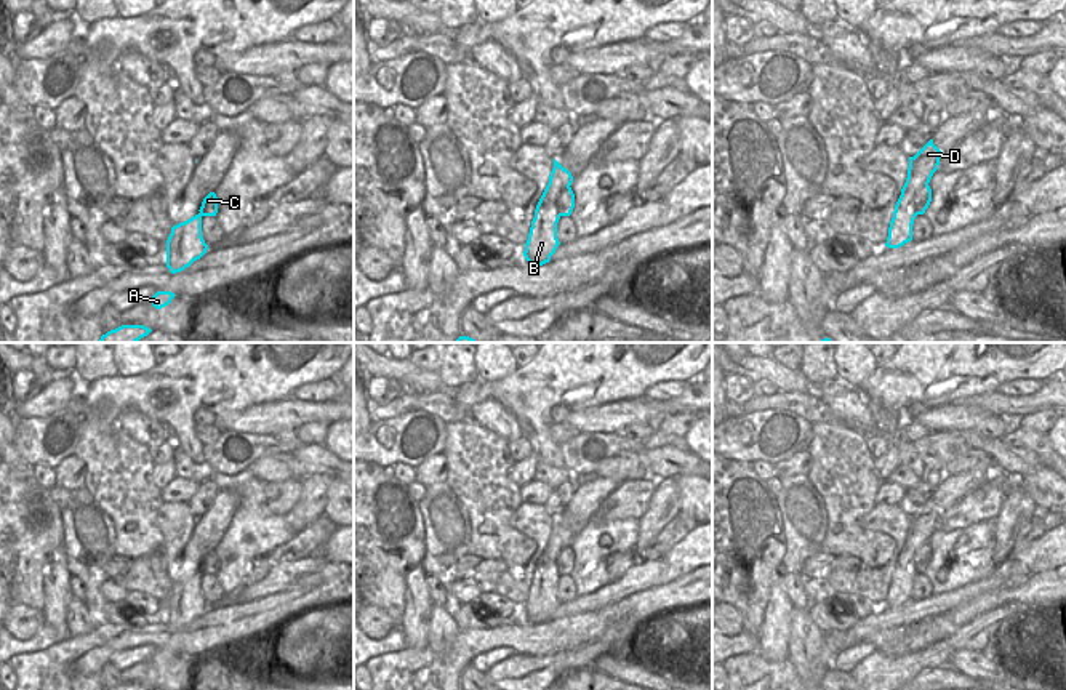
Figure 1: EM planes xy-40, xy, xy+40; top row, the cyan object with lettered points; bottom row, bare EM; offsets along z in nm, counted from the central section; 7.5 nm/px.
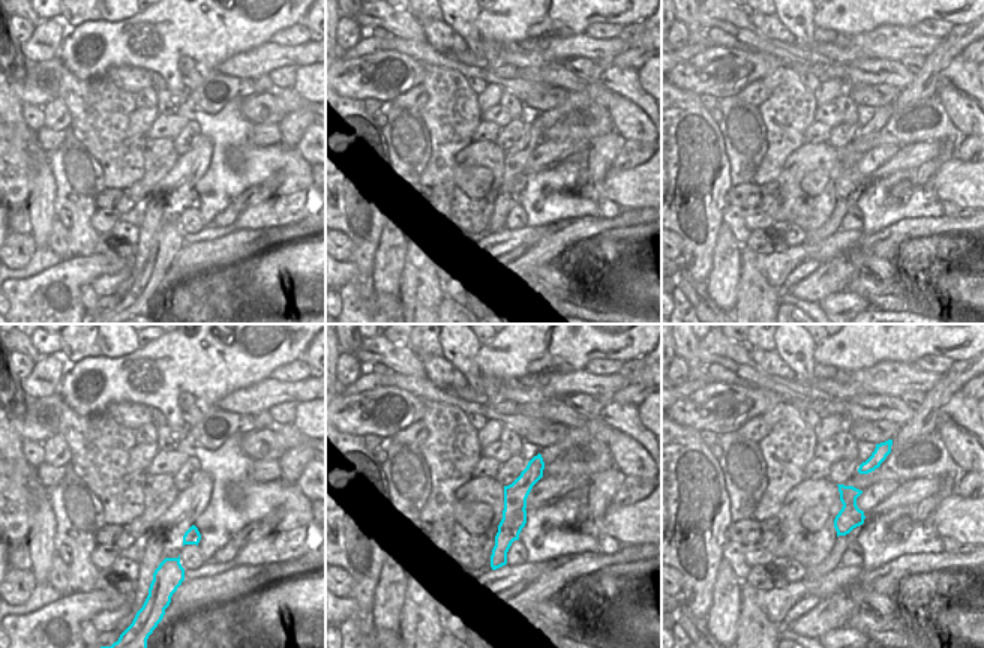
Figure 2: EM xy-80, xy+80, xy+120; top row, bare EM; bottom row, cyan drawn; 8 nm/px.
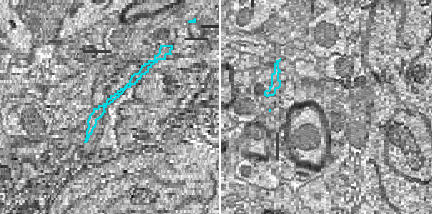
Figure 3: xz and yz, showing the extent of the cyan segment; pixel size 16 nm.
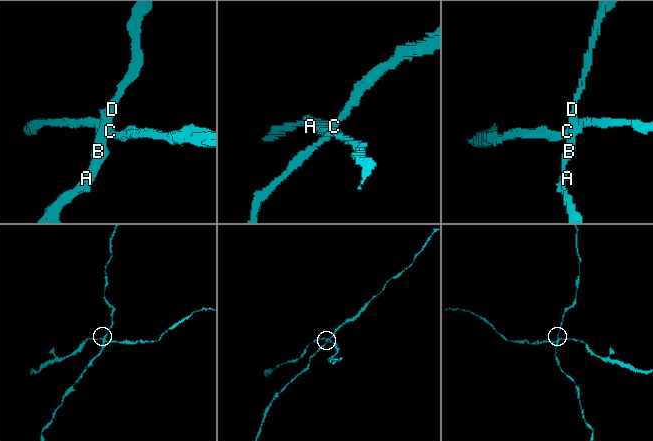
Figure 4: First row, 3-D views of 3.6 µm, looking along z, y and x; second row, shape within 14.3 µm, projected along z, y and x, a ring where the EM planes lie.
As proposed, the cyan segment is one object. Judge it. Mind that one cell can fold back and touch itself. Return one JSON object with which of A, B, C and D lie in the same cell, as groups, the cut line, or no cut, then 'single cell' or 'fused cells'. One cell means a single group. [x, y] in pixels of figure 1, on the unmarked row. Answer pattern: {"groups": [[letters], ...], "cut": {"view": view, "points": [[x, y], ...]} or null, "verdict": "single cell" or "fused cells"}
{"groups": [["A", "B", "D"], ["C"]], "cut": {"view": "xy+40", "points": [[927, 541], [914, 554], [916, 572]]}, "verdict": "fused cells"}

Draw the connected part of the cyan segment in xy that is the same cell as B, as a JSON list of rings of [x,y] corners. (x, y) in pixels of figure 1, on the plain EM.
[[[554,517],[549,541],[536,564],[528,599],[525,602],[523,615],[530,624],[543,624],[549,621],[551,615],[560,604],[557,597],[557,581],[560,578],[557,557],[571,544],[571,541],[571,532]]]

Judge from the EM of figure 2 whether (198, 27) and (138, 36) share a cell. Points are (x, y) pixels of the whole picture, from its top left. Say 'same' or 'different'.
same

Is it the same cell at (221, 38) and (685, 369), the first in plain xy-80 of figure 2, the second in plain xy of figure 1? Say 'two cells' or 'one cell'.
one cell

